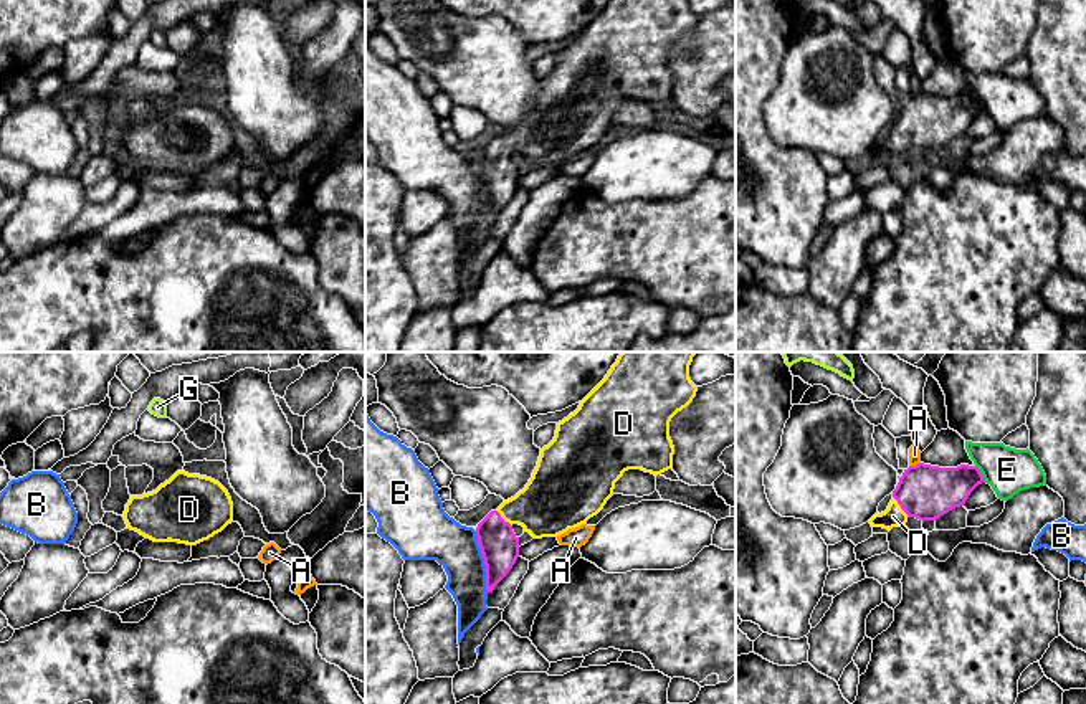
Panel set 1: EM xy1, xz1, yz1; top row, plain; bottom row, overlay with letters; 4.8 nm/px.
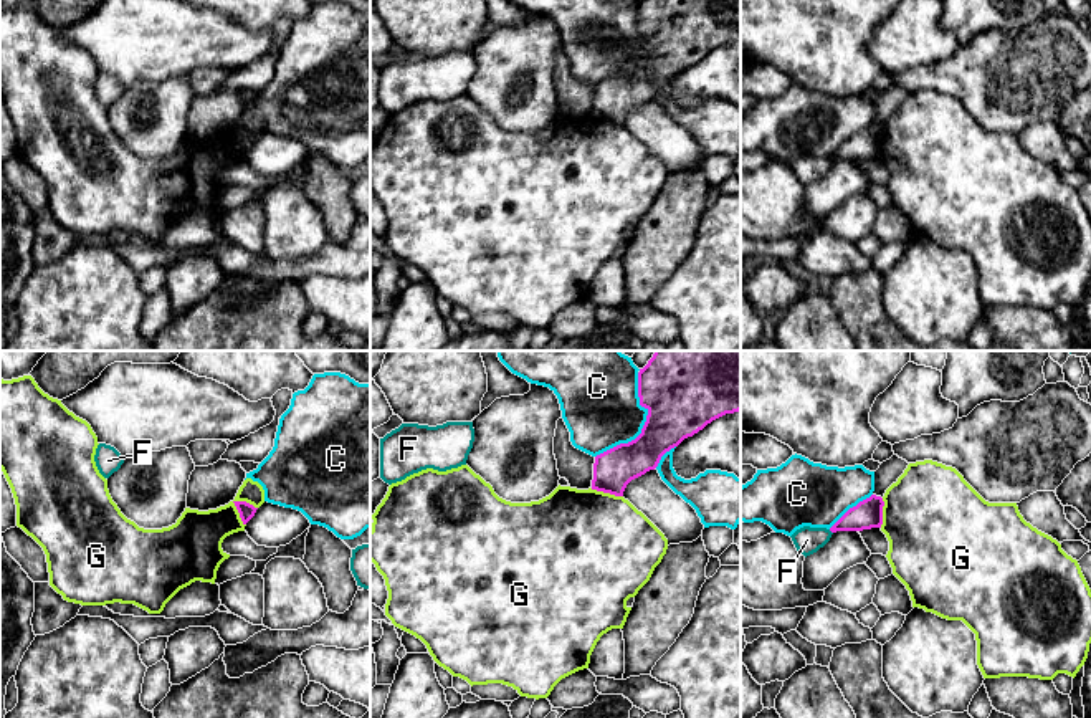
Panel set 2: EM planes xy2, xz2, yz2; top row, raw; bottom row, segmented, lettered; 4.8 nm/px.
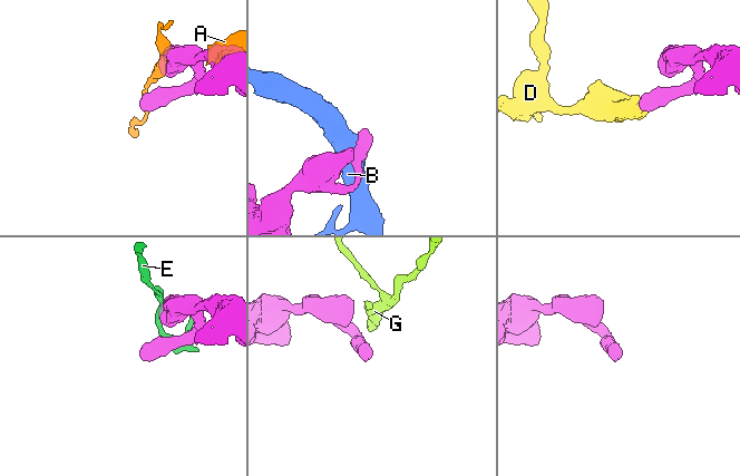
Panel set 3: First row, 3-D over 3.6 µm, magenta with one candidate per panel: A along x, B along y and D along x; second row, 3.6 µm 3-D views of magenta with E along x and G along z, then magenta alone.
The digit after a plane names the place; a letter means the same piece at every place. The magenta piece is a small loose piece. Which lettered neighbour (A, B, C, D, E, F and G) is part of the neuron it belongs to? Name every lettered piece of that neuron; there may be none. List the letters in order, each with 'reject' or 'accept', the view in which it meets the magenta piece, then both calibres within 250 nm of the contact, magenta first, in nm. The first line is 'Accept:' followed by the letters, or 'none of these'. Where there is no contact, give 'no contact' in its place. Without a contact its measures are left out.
Accept: D
A: reject; contact in yz1; calibres 260 and 60 nm
B: reject; contact in xz1; calibres 190 and 220 nm
C: reject; contact in xz2; calibres 380 and 380 nm
D: accept; contact in yz1; calibres 260 and 100 nm
E: reject; contact in yz1; calibres 240 and 220 nm
F: reject; no contact
G: reject; contact in xy2; calibres 80 and 260 nm

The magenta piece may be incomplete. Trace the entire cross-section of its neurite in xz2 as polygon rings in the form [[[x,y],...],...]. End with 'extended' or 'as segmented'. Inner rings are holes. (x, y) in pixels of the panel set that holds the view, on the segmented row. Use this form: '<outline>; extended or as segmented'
[[[655,351],[638,372],[640,405],[648,410],[641,433],[595,457],[592,490],[623,496],[626,485],[655,470],[661,457],[712,420],[741,410],[741,351]]]; as segmented

